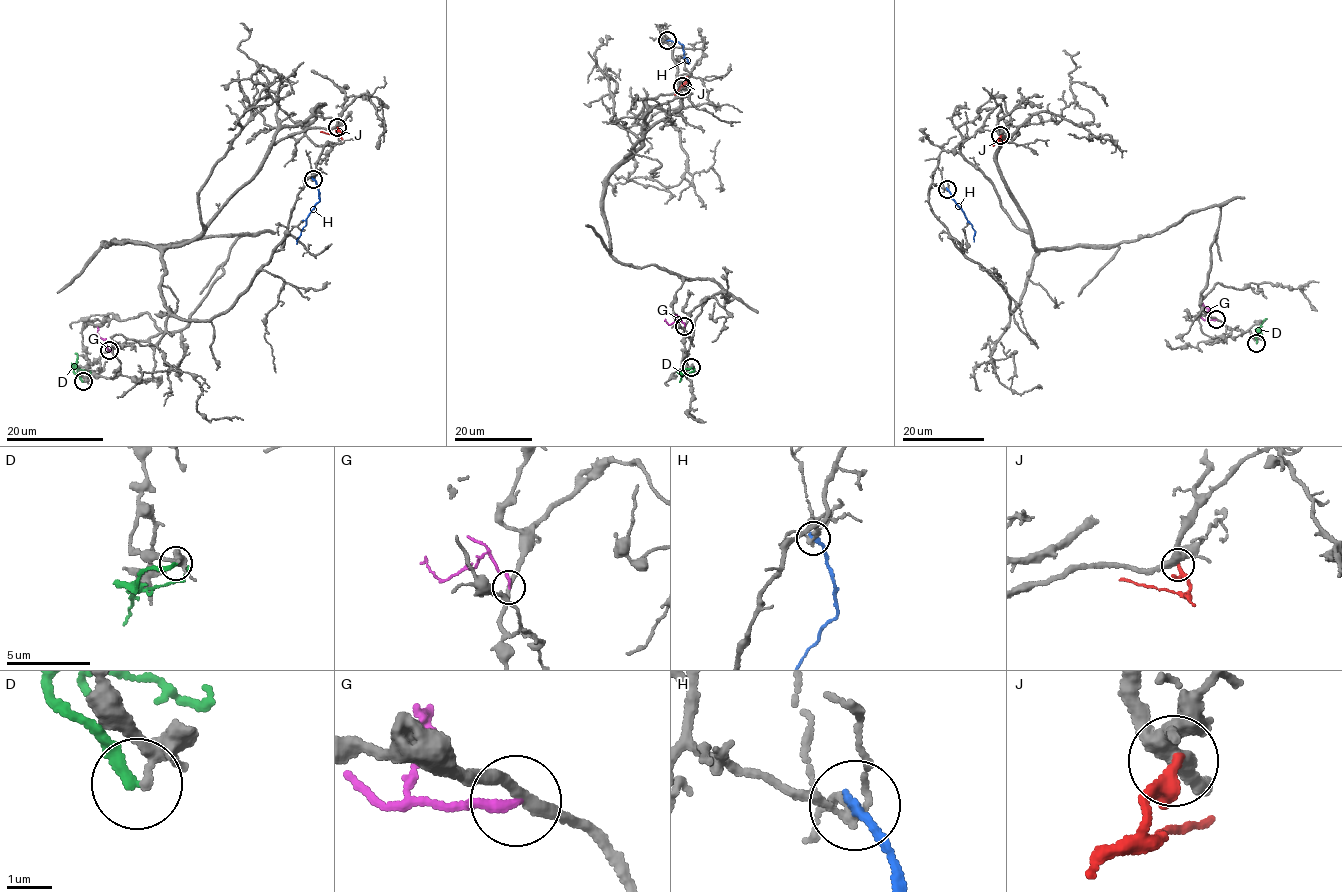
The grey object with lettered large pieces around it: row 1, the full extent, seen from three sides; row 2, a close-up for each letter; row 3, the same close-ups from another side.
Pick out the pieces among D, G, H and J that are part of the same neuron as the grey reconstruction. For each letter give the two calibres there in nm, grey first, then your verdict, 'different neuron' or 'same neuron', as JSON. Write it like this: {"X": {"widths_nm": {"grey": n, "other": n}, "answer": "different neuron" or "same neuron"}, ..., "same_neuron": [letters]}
{"D": {"widths_nm": {"grey": 180, "other": 220}, "answer": "different neuron"}, "G": {"widths_nm": {"grey": 240, "other": 190}, "answer": "different neuron"}, "H": {"widths_nm": {"grey": 160, "other": 200}, "answer": "different neuron"}, "J": {"widths_nm": {"grey": 440, "other": 280}, "answer": "different neuron"}, "same_neuron": []}

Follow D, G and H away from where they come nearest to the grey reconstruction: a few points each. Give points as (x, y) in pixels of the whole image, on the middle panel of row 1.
D: (691, 367), (680, 373), (679, 382)
G: (685, 326), (679, 318), (670, 324), (664, 321)
H: (668, 41), (682, 45), (689, 62)

